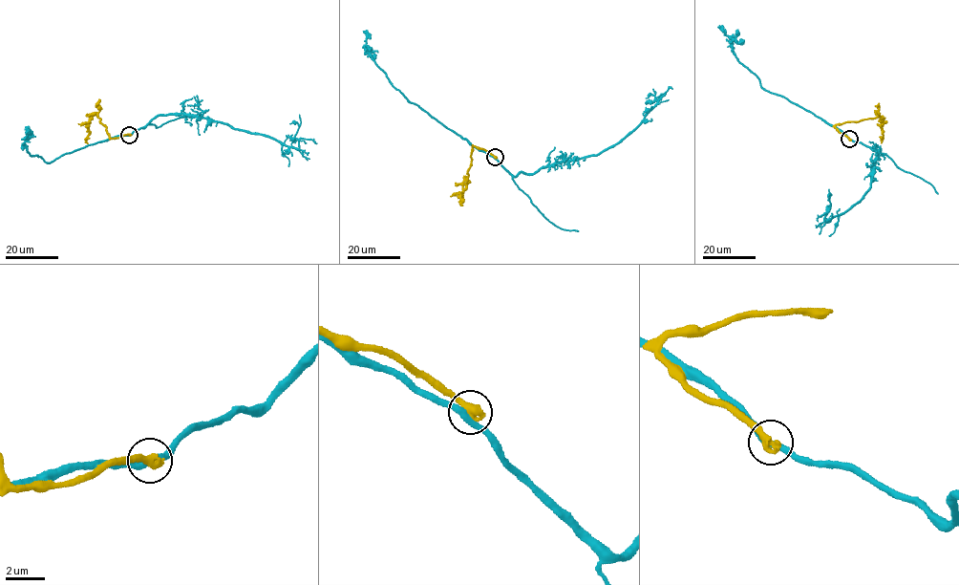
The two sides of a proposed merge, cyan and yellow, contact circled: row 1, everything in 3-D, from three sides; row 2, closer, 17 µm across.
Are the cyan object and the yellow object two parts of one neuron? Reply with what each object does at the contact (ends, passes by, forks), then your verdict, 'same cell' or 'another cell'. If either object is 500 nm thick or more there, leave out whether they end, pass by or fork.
cyan passes by | yellow ends | another cell

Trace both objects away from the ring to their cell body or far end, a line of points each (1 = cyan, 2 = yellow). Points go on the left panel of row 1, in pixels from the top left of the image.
1: (129, 134), (159, 116), (181, 114), (208, 118), (297, 149), (298, 140), (294, 138), (301, 122), (299, 115)
2: (129, 134), (111, 138), (97, 114), (88, 124), (88, 143)

